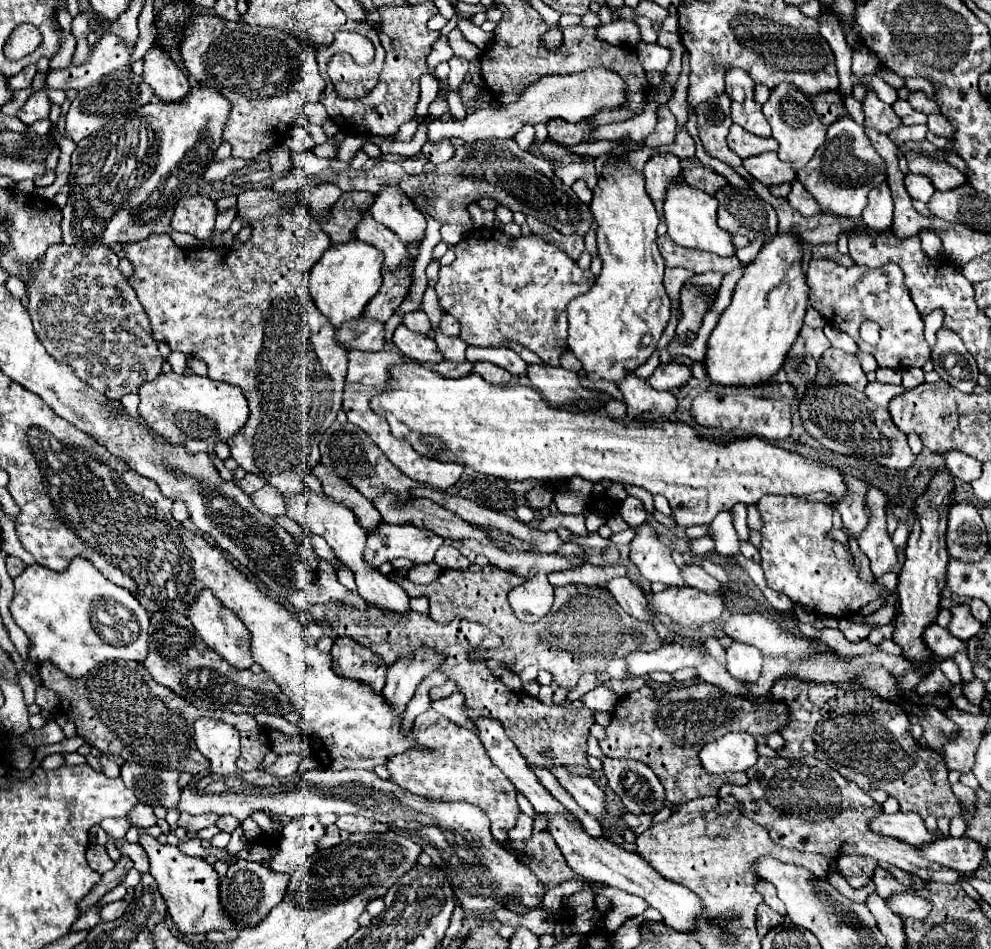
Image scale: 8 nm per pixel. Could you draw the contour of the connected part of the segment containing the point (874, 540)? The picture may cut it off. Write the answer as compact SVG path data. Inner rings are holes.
M870 485L866 493L870 519L866 529L858 537L858 545L862 553L868 555L874 577L880 577L890 567L896 565L896 547L886 531L886 503L888 503L888 495L882 489Z

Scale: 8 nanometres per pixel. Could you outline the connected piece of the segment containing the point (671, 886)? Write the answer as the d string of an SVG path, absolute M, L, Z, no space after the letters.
M542 813L542 817L548 819L550 835L554 837L556 845L560 847L570 869L578 877L592 881L592 883L604 883L608 887L618 887L630 895L642 897L650 907L654 907L662 913L664 923L668 927L672 927L674 931L686 933L696 923L696 915L700 911L700 899L698 899L698 895L688 891L688 887L660 877L652 867L648 867L648 863L642 863L642 859L638 855L620 849L618 845L610 843L606 837L588 835L578 823L568 821L564 815Z

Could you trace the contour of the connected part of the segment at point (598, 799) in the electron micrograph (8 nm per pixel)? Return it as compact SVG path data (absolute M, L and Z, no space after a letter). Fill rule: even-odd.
M552 765L550 773L592 817L598 819L604 813L604 791L600 791L600 787L590 777L574 775L564 765Z

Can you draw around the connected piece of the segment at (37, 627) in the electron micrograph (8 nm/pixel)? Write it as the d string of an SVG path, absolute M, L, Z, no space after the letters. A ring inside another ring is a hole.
M74 557L74 559L70 561L70 565L68 565L68 571L52 571L52 569L42 567L42 565L36 565L36 563L34 563L34 565L28 565L28 567L24 569L24 573L14 579L14 587L16 587L16 591L14 591L14 599L12 599L12 603L10 603L10 613L12 613L14 623L28 635L28 639L30 639L30 643L32 643L32 647L30 647L30 659L32 659L34 663L50 661L50 663L54 663L56 667L60 667L68 677L78 679L78 677L84 677L92 667L96 667L98 663L108 661L108 659L126 659L126 661L128 661L128 659L132 659L132 661L144 661L144 659L146 659L146 653L148 653L148 625L150 625L150 615L148 615L148 611L144 611L144 607L138 603L138 599L136 599L130 591L126 591L124 587L116 587L114 583L110 583L88 559Z

